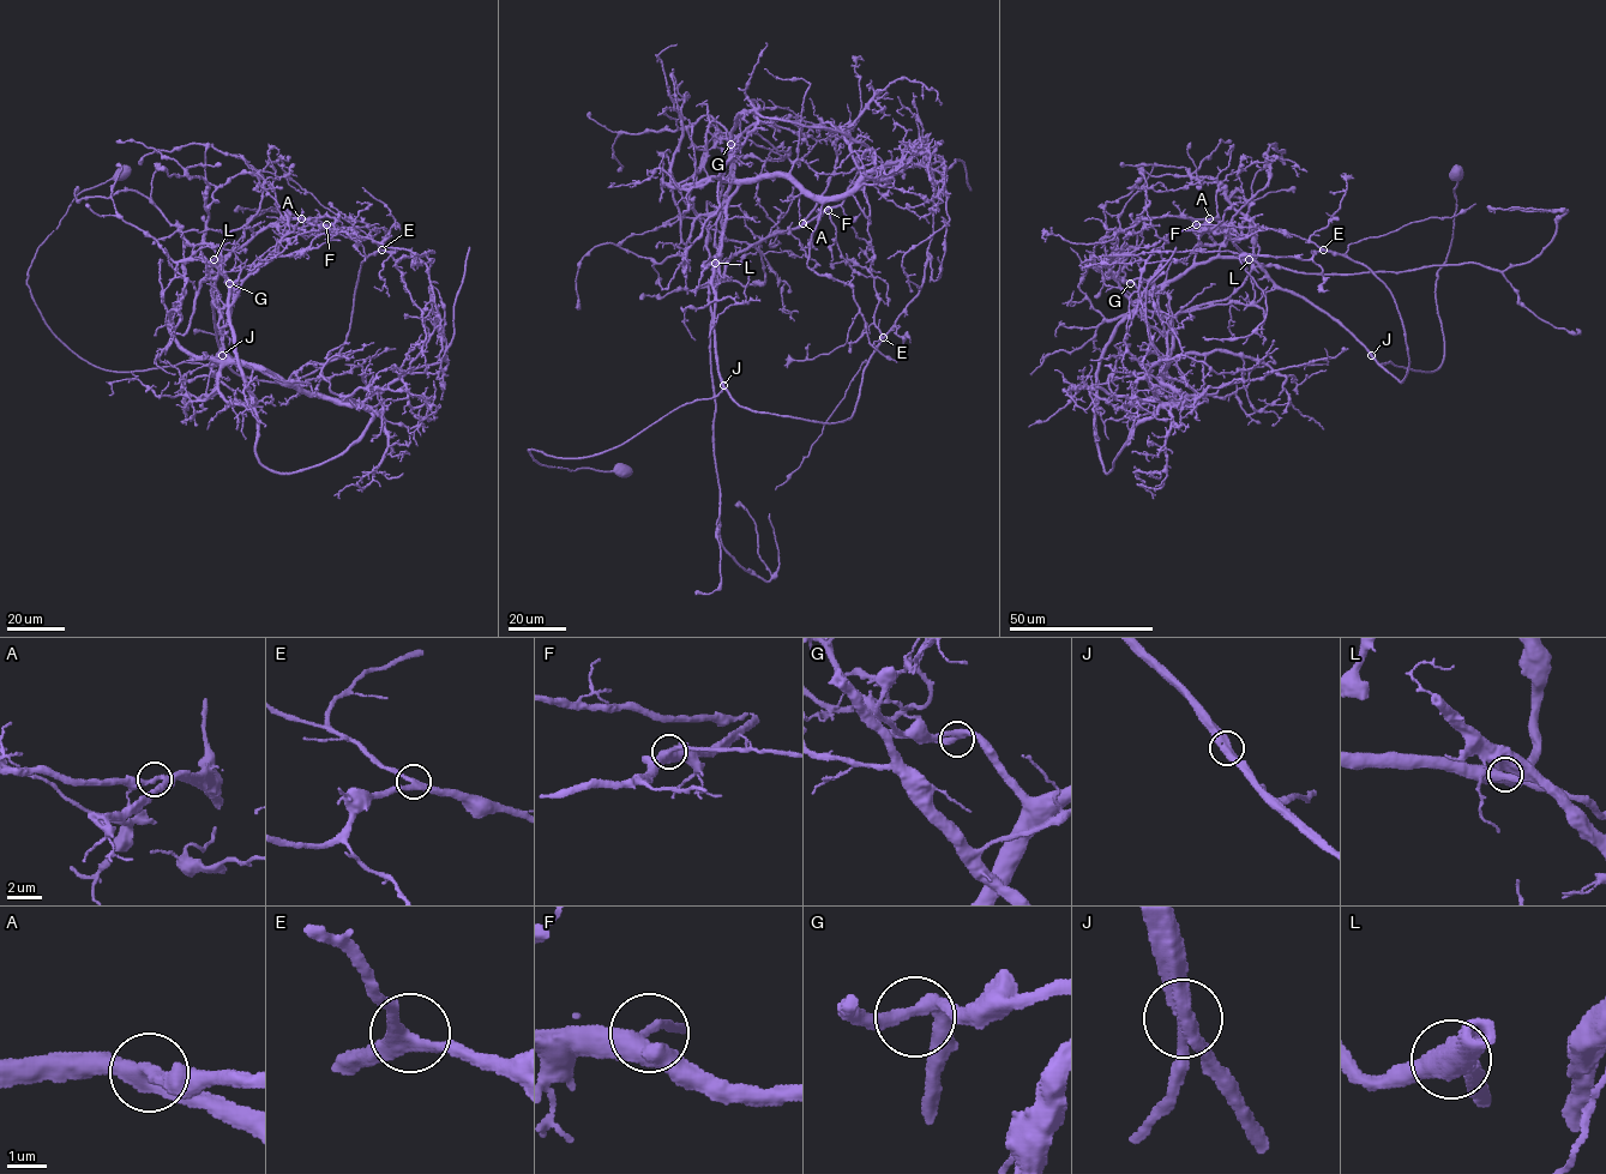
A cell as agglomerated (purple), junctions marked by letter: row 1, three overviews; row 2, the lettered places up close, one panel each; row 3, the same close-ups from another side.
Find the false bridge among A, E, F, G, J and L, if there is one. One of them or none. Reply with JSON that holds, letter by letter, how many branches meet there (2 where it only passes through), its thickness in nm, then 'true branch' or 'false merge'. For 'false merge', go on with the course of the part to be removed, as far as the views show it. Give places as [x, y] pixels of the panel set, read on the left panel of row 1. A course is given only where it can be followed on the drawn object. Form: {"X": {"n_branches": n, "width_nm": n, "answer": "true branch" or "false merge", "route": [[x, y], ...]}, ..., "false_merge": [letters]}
{"A": {"n_branches": 3, "width_nm": 320, "answer": "false merge", "route": [[301, 218], [226, 259], [217, 365], [108, 371], [58, 338], [28, 270], [72, 200], [131, 168]]}, "E": {"n_branches": 3, "width_nm": 320, "answer": "true branch"}, "F": {"n_branches": 3, "width_nm": 360, "answer": "true branch"}, "G": {"n_branches": 3, "width_nm": 320, "answer": "true branch"}, "J": {"n_branches": 3, "width_nm": 380, "answer": "true branch"}, "L": {"n_branches": 3, "width_nm": 440, "answer": "true branch"}, "false_merge": ["A"]}

